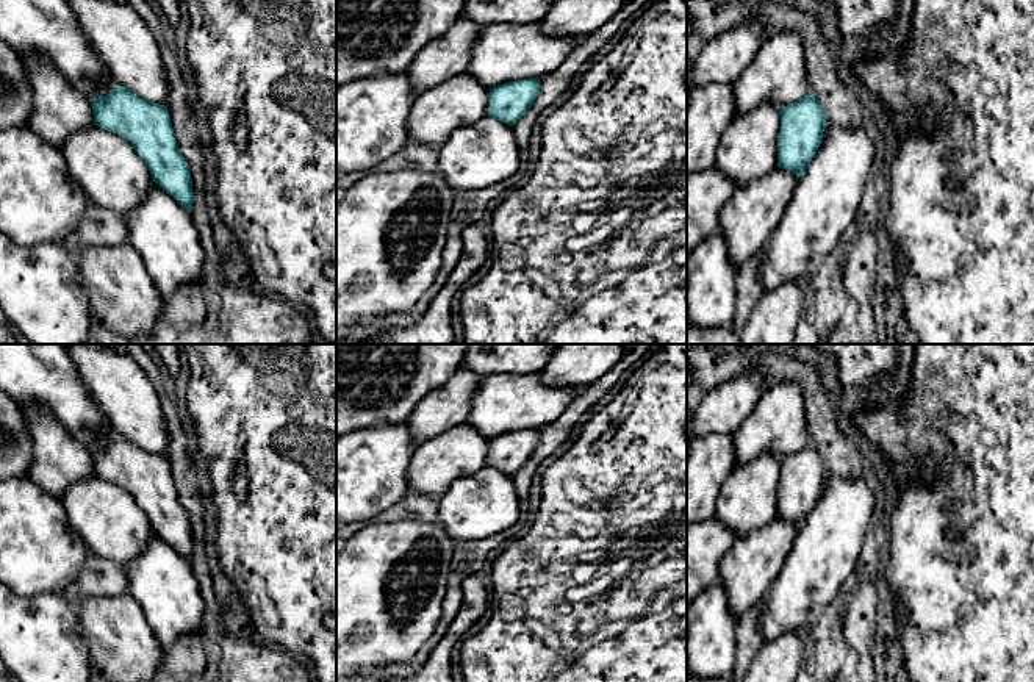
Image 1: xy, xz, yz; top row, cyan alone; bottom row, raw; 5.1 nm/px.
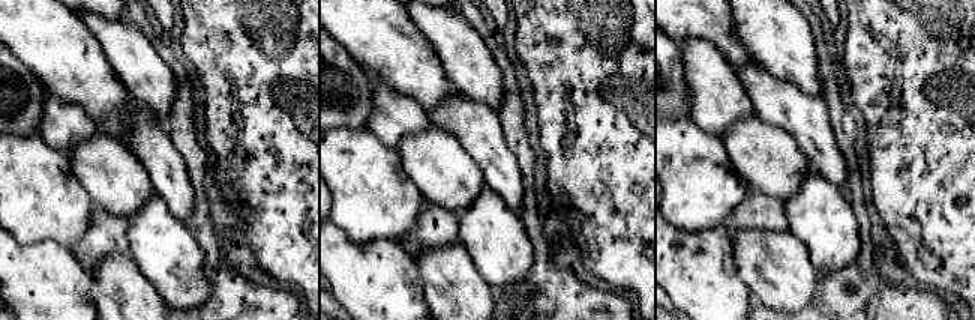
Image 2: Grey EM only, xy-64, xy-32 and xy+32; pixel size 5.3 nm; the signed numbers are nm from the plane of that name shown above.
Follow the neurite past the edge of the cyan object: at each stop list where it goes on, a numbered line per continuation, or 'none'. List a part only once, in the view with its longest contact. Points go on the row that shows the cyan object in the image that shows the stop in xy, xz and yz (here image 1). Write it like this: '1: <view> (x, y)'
1: yz (828, 196)

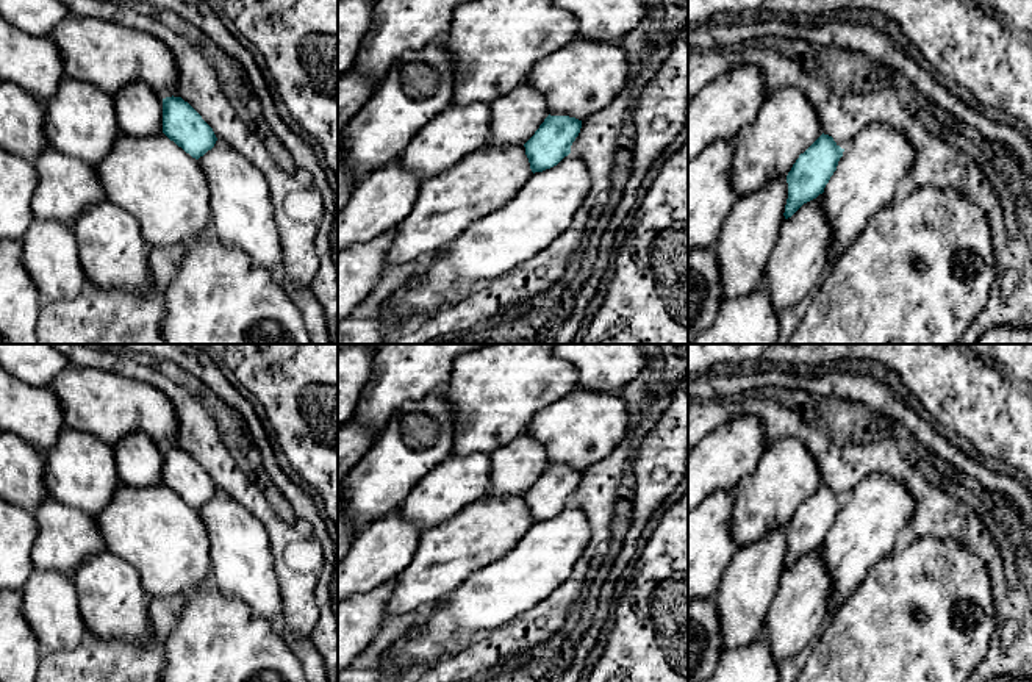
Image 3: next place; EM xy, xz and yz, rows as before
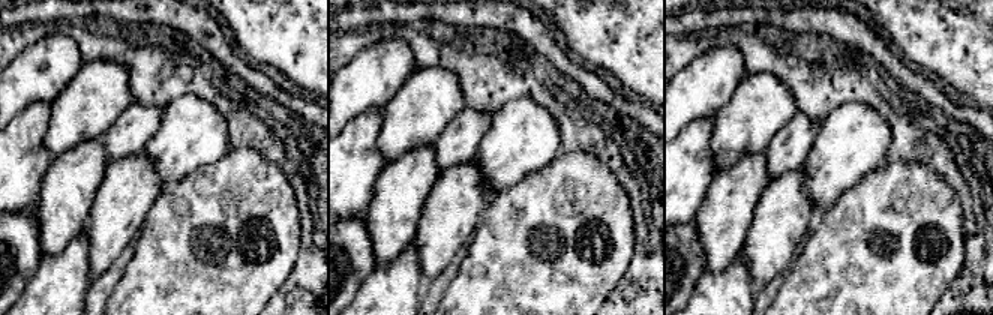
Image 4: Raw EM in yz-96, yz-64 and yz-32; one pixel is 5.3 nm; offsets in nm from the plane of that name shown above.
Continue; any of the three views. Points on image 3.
1: yz (879, 158)

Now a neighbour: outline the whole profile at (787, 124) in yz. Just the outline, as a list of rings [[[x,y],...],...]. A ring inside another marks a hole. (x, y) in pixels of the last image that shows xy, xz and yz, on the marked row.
[[[796,88],[765,97],[755,119],[735,136],[732,188],[738,197],[788,175],[793,164],[822,135],[818,111]]]

